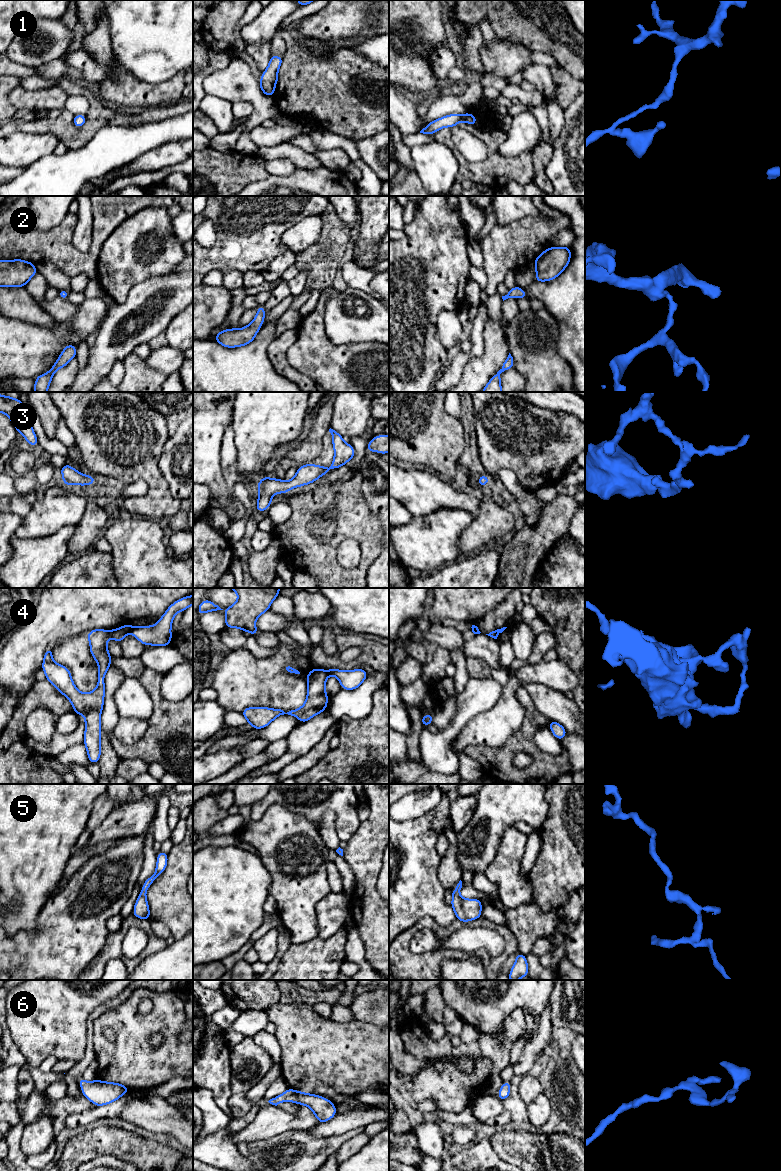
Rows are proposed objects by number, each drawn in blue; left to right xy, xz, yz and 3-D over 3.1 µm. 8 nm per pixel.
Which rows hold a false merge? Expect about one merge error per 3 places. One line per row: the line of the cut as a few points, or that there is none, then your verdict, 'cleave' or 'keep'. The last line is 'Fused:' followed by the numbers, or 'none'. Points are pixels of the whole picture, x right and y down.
1: cut none; keep
2: cut none; keep
3: cut none; keep
4: cut xy (133, 627), (129, 632); cleave
5: cut none; keep
6: cut none; keep
Fused: 4

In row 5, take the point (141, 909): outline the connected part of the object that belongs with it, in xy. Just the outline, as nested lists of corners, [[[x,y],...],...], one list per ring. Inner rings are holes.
[[[160,851],[157,854],[157,864],[155,873],[147,878],[142,885],[142,890],[138,896],[138,899],[135,903],[133,909],[133,915],[139,919],[150,920],[150,911],[149,905],[146,898],[146,891],[149,889],[150,885],[157,879],[157,877],[164,872],[167,867],[168,854],[163,851]]]

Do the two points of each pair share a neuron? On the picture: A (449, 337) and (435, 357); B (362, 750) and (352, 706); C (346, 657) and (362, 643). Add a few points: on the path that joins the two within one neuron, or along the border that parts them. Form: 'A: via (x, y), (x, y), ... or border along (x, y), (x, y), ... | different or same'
A: border along (437, 323), (437, 338), (446, 350) | different
B: border along (372, 702), (366, 716), (341, 717), (337, 722) | different
C: border along (361, 649), (348, 647), (339, 654), (338, 658) | different

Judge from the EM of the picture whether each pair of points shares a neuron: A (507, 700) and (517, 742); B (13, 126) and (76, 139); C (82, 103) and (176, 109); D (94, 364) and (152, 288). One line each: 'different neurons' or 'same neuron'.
A: different neurons
B: same neuron
C: different neurons
D: same neuron

